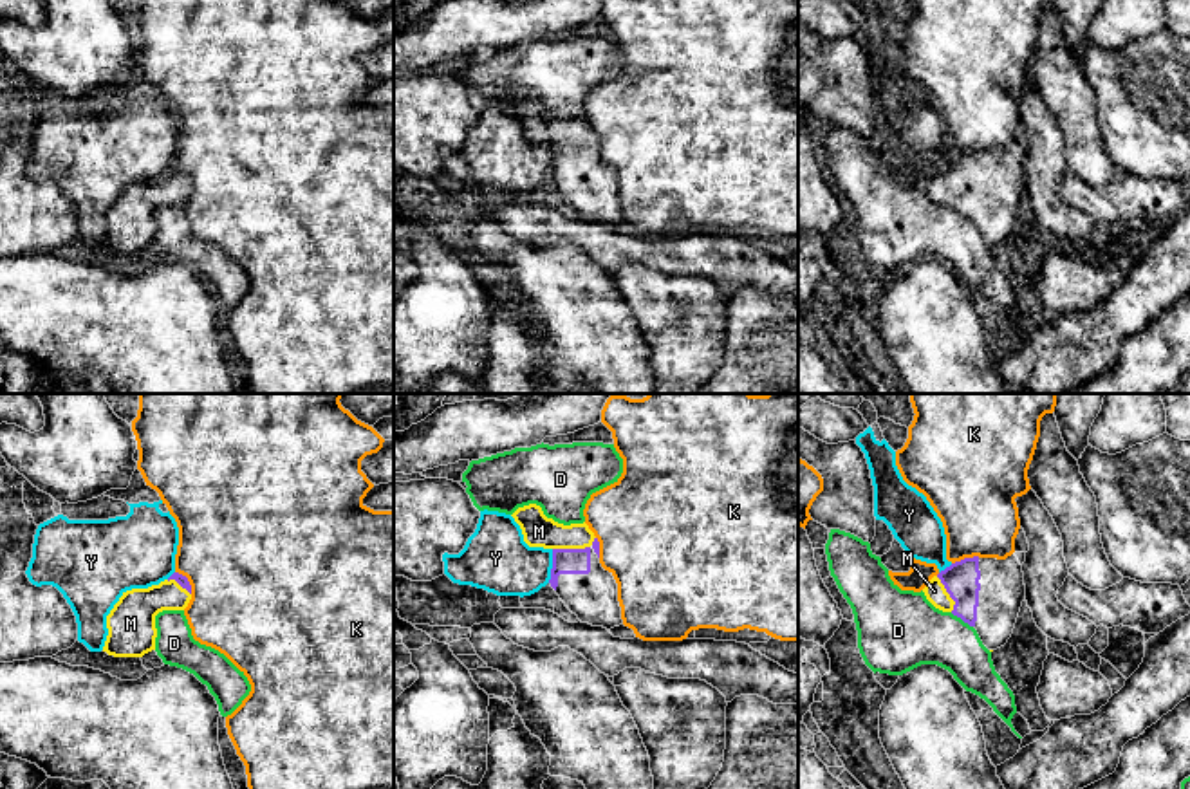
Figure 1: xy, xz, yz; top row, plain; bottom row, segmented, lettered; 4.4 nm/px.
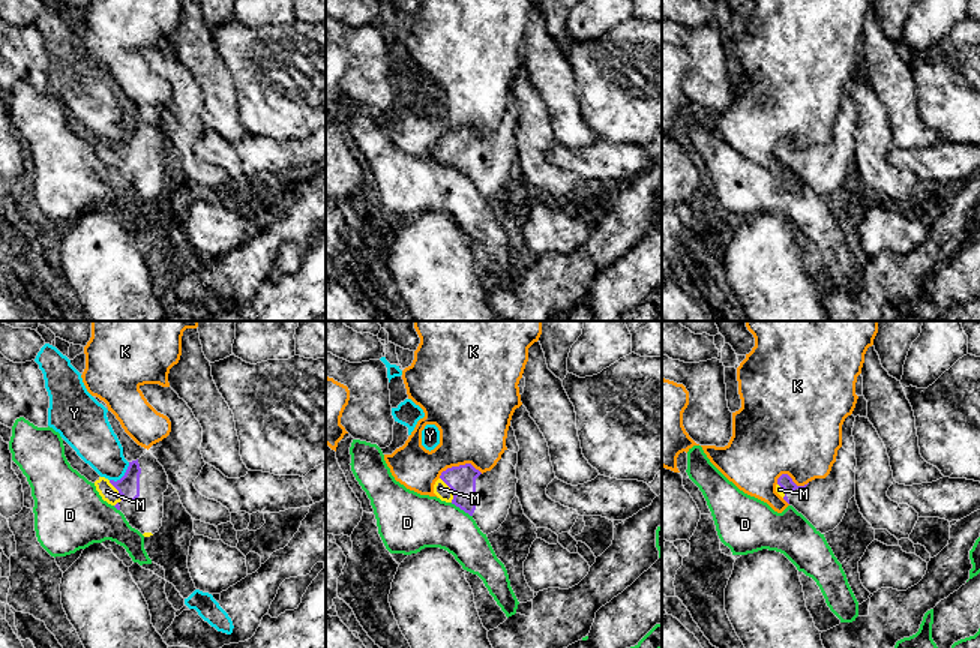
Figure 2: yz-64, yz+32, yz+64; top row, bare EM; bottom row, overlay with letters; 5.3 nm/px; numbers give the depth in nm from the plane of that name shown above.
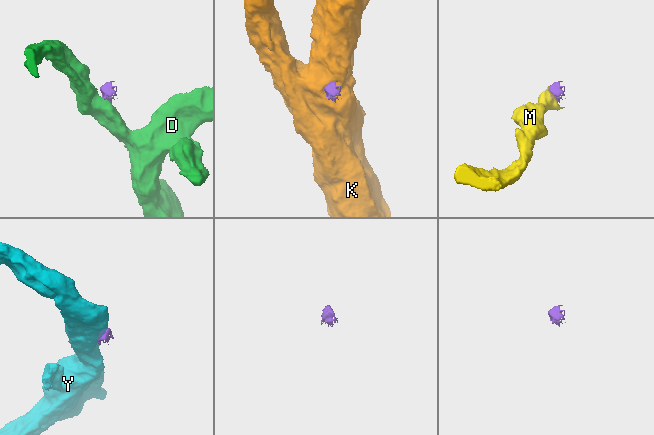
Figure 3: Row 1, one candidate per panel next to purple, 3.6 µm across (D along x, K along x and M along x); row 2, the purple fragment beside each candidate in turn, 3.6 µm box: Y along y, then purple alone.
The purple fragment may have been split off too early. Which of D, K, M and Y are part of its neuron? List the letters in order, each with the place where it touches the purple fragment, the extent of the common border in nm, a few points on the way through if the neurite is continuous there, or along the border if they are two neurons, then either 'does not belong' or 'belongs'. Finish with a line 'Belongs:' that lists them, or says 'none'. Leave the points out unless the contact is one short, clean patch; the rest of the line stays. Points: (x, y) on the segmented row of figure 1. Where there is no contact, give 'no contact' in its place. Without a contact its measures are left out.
D: meets purple in yz at (961, 618); contact 120 nm long; border along yz (950, 612), (972, 627); does not belong
K: meets purple in xy at (186, 580); contact 130 nm long; border along xy (176, 571), (186, 578), (192, 593); does not belong
M: meets purple in xz at (575, 549); contact 200 nm long; belongs
Y: meets purple in xz at (553, 566); contact 150 nm long; border along xz (553, 549), (553, 567), (548, 582); does not belong
Belongs: M

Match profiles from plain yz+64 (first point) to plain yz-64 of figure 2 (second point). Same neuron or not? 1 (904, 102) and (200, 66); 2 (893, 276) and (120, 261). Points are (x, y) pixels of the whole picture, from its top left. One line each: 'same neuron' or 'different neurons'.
1: same neuron
2: different neurons

